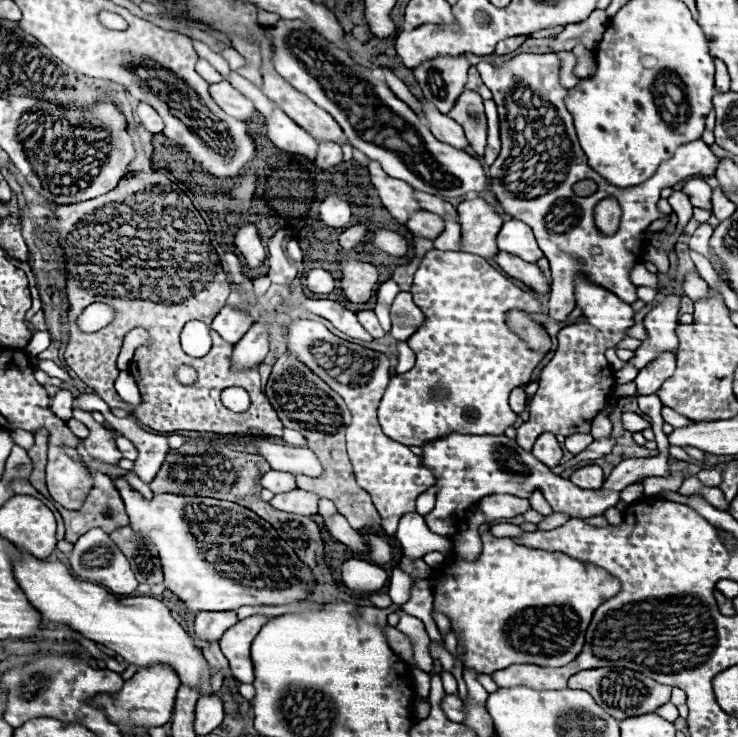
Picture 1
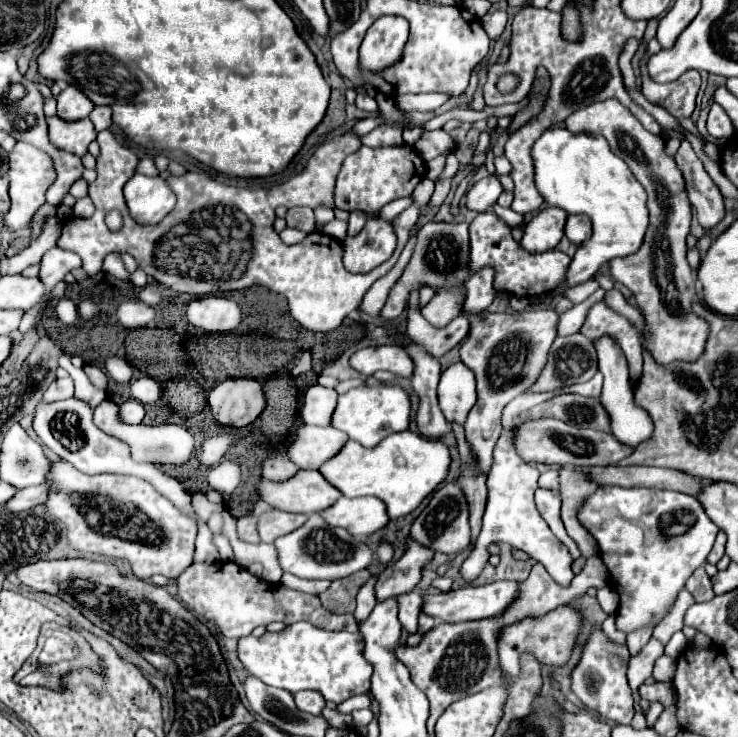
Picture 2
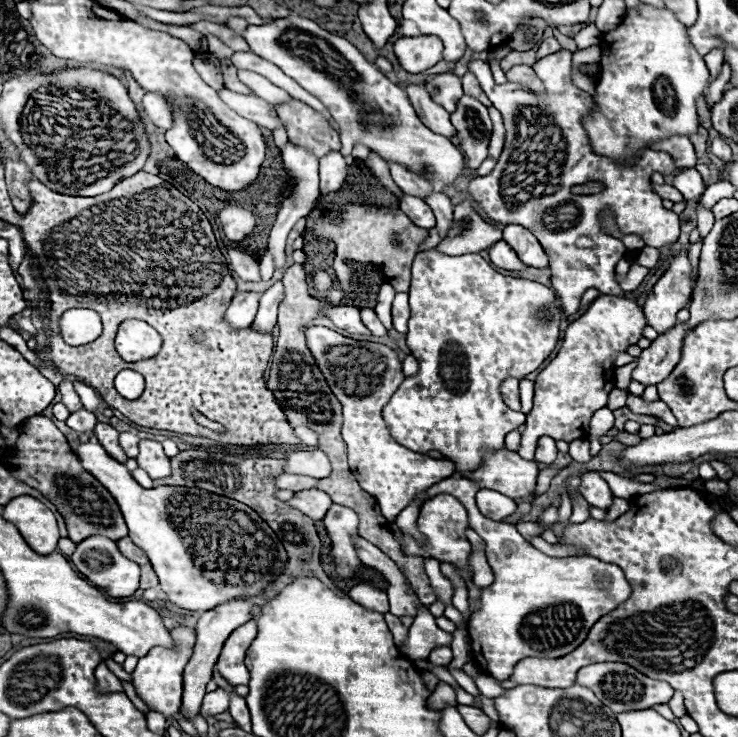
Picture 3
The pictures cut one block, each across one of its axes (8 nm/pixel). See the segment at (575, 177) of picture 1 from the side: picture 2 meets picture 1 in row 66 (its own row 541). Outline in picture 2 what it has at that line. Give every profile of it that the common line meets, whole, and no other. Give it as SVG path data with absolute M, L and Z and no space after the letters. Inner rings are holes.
M544 392L544 394L520 394L518 398L514 398L504 414L502 414L502 434L498 438L498 444L494 448L494 464L492 470L488 474L488 504L486 504L486 514L484 514L484 524L482 524L482 532L476 540L476 546L472 550L472 554L468 556L468 560L462 564L460 568L460 576L466 582L474 582L484 566L488 564L488 546L494 542L506 542L518 550L524 550L526 554L530 554L536 562L540 562L546 570L550 570L550 576L558 582L558 584L570 584L570 580L574 578L572 574L572 558L568 548L550 532L548 524L544 522L544 518L540 516L536 504L534 504L534 492L538 488L538 468L534 468L530 462L522 460L514 448L514 432L516 432L516 420L522 412L526 412L528 408L554 398L556 392Z

